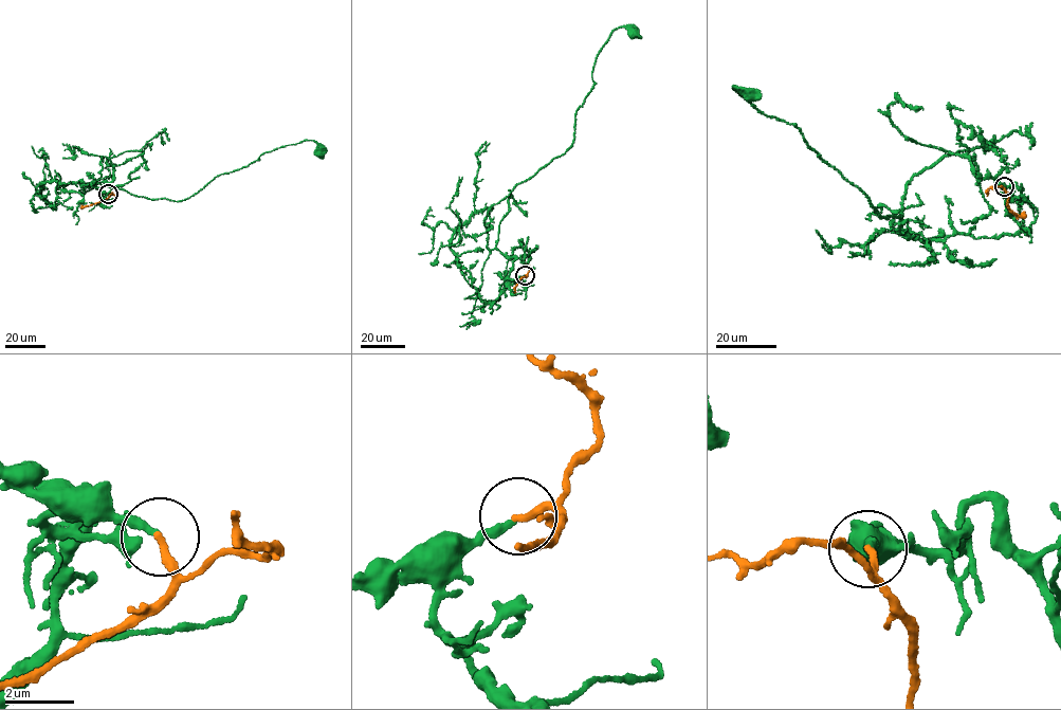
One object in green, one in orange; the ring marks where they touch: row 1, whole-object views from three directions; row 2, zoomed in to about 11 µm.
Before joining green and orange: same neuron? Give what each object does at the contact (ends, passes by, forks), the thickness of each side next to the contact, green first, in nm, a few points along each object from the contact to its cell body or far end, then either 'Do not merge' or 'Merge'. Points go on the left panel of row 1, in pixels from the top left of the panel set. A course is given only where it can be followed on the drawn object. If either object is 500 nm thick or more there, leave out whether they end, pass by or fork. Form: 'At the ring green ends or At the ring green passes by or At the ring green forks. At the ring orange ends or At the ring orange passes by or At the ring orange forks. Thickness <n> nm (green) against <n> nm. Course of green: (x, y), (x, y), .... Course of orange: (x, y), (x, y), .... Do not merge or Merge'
At the ring green ends. At the ring orange ends. Thickness 240 nm (green) against 220 nm. Course of green: (108, 194), (95, 186), (112, 180), (102, 157), (97, 182), (171, 200), (279, 147), (309, 140), (321, 152). Course of orange: (108, 194), (105, 200), (81, 207). Do not merge

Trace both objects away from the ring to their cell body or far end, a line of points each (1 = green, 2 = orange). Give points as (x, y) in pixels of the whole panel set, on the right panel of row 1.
1: (1004, 186), (949, 152), (907, 183), (900, 217), (881, 218), (794, 124), (758, 112), (733, 87), (751, 94)
2: (1004, 186), (1009, 210), (1018, 216), (1026, 215)

